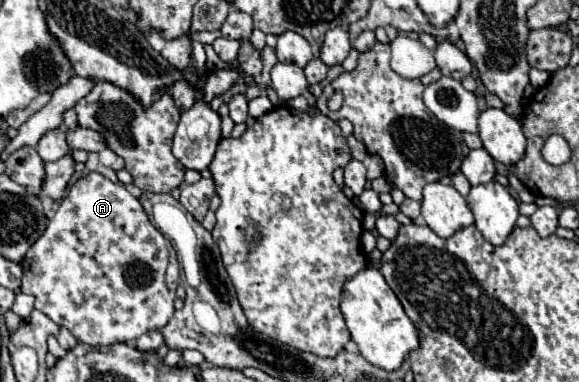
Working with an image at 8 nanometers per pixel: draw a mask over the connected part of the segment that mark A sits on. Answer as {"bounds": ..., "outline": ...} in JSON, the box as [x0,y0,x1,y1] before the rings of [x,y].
{"bounds":[22,173,180,347],"outline":[[[88,173],[70,187],[44,235],[28,249],[22,267],[22,293],[34,295],[34,309],[92,347],[126,343],[152,329],[160,331],[174,315],[180,265],[172,243],[150,223],[142,203],[122,183],[112,183],[100,173]]]}

